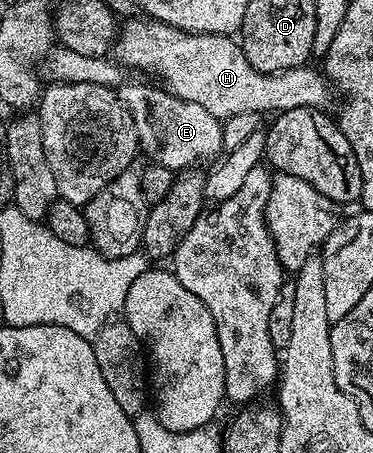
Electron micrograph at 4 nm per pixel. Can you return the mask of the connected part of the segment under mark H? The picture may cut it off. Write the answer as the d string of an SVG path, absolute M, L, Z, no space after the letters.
M139 16L127 19L119 27L114 43L114 58L125 68L137 66L148 74L153 74L176 98L190 100L190 104L199 104L214 117L221 120L234 116L238 112L254 112L261 116L272 116L290 108L308 106L312 110L327 107L330 83L319 69L311 70L311 65L295 66L289 70L279 70L276 74L263 74L246 60L244 50L235 37L227 34L191 34L185 30L160 22L157 18Z

